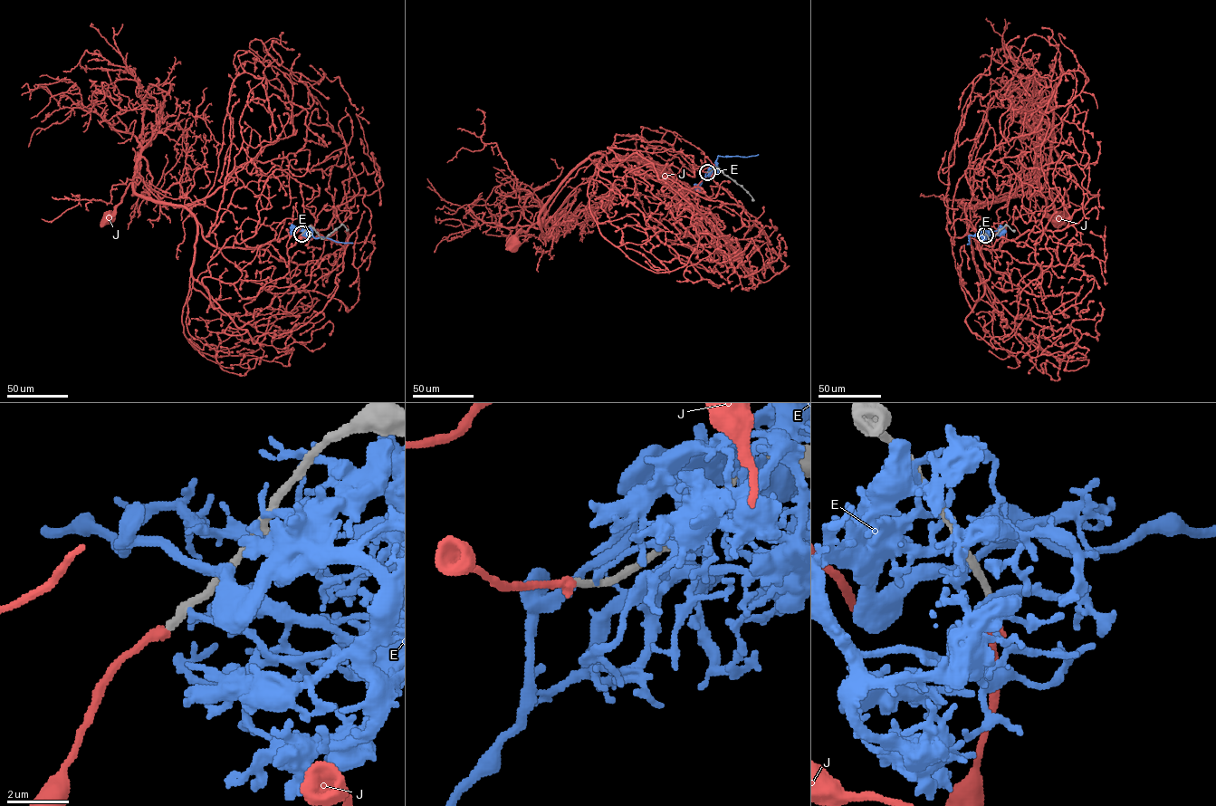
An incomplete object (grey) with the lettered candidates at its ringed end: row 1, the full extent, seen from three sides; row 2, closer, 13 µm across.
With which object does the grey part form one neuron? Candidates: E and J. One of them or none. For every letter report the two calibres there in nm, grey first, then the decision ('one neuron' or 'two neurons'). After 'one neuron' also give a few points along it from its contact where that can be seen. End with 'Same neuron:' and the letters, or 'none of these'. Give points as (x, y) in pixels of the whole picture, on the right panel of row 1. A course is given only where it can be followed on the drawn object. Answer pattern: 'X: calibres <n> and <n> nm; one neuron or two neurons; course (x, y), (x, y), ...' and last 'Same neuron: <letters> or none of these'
E: calibres 360 and 200 nm; two neurons
J: calibres 300 and 280 nm; one neuron; course (985, 235), (990, 276), (976, 302), (960, 279), (972, 311), (984, 283), (966, 210), (1037, 183), (1058, 219)
Same neuron: J

